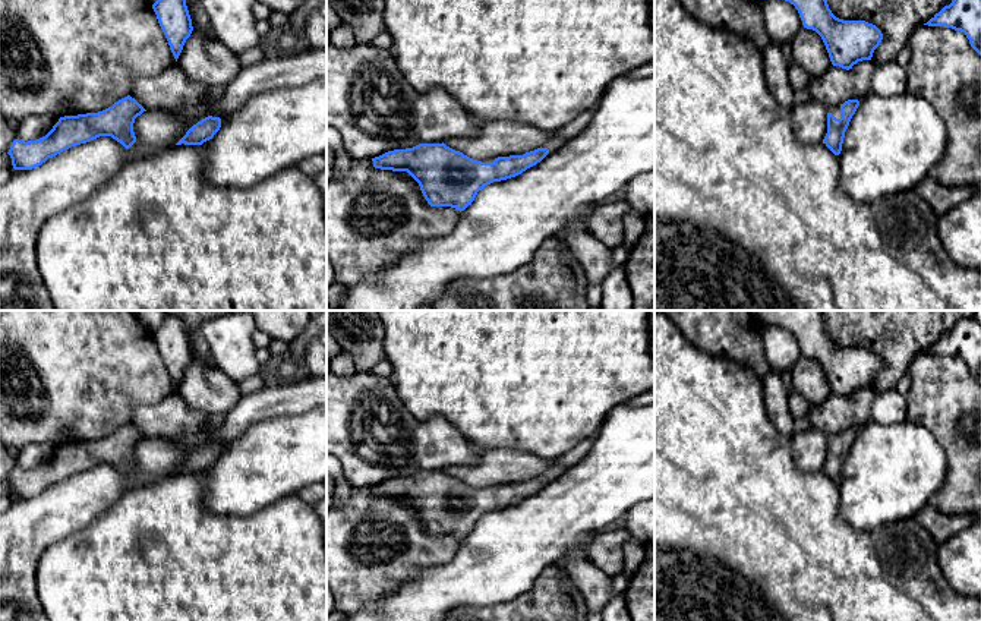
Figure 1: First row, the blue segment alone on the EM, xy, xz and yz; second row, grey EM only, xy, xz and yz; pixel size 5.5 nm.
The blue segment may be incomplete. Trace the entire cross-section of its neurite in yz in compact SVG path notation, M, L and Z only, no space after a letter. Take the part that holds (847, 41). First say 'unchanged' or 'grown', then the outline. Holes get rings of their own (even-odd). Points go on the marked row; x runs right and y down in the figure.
unchanged; M827 0L786 1L798 10L804 28L821 37L833 66L849 70L858 62L871 60L883 40L881 31L873 23L836 18Z

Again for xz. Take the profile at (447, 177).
grown; M597 103L561 127L549 145L526 154L477 161L442 142L388 151L372 161L375 168L407 171L430 207L451 207L461 212L485 186L521 174L577 136L590 123L596 108Z

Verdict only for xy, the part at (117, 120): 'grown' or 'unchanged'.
unchanged

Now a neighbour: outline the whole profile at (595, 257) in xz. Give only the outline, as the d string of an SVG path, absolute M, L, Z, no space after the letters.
M587 207L578 208L565 227L555 234L555 239L584 268L587 283L600 286L612 269L612 249L581 227L586 211Z

